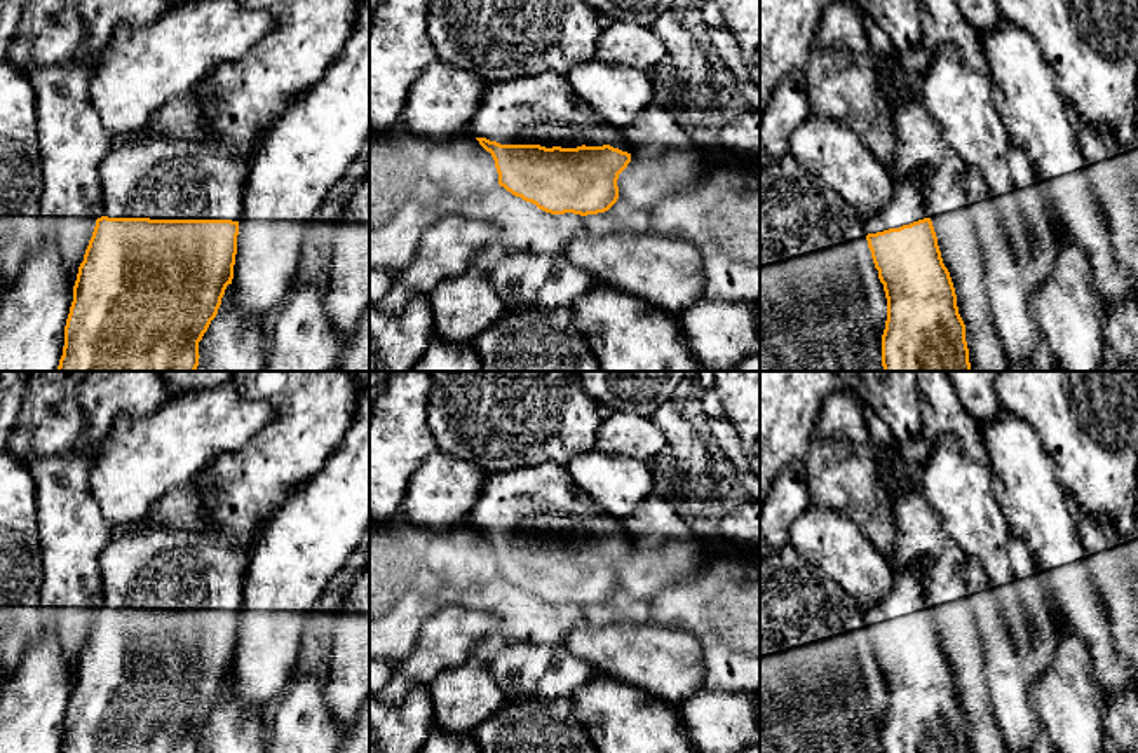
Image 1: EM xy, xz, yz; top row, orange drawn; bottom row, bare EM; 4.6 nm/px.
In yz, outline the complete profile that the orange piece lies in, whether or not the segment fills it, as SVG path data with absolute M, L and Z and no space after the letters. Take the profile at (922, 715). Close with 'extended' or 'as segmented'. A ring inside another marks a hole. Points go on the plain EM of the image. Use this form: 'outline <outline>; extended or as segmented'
outline M922 558L894 573L887 596L863 612L887 689L882 753L969 753L965 715L925 607Z; extended

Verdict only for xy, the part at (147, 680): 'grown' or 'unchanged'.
grown

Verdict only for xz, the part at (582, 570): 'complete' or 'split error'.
split error

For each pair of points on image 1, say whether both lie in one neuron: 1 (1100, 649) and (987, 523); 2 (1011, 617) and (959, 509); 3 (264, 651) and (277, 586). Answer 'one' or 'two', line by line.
1: two
2: one
3: one

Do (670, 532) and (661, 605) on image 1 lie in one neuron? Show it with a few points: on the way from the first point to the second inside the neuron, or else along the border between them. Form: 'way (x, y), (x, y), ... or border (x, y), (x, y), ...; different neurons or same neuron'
border (701, 576), (666, 586), (645, 609); different neurons

